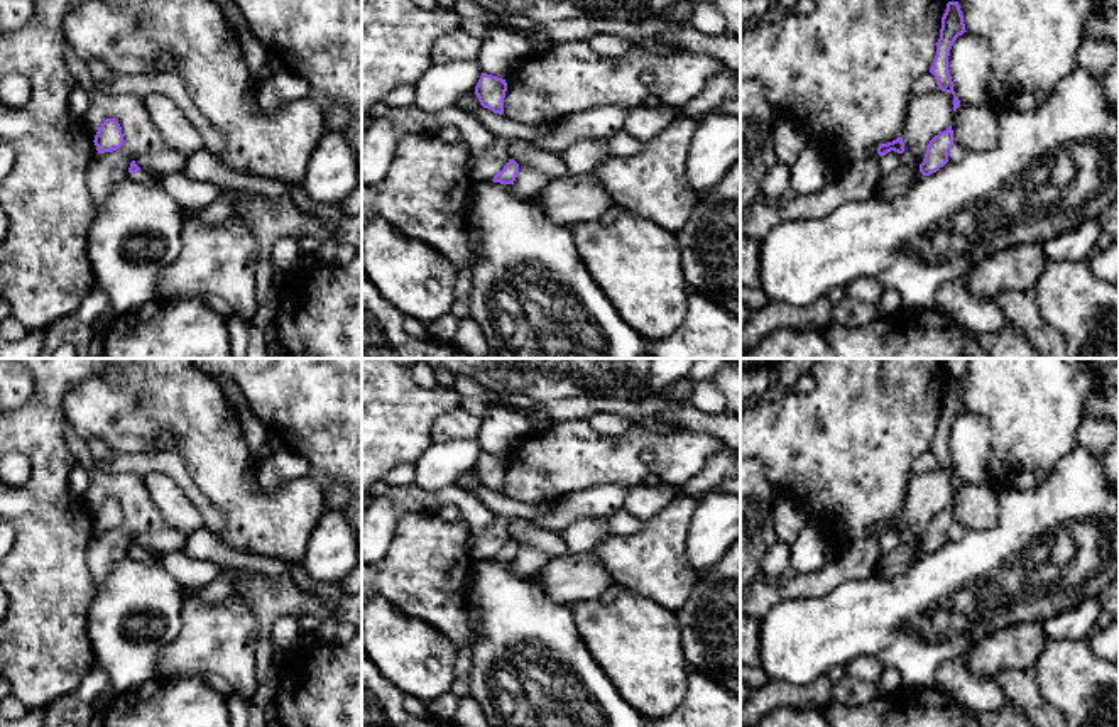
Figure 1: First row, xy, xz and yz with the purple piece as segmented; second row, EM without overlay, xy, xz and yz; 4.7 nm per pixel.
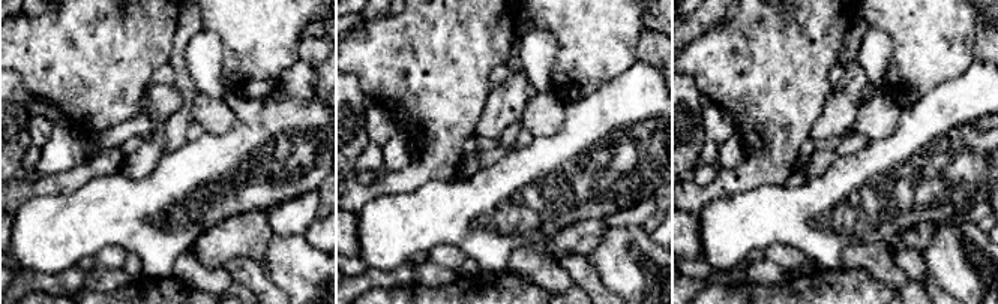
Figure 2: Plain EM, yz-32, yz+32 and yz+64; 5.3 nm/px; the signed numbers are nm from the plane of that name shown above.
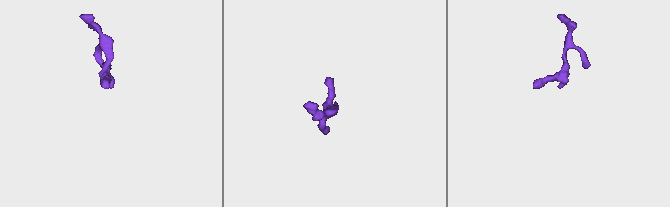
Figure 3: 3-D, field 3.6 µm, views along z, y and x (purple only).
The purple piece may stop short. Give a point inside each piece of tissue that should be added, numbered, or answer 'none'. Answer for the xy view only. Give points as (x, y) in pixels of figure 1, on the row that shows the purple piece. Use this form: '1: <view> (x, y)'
1: xy (144, 176)

